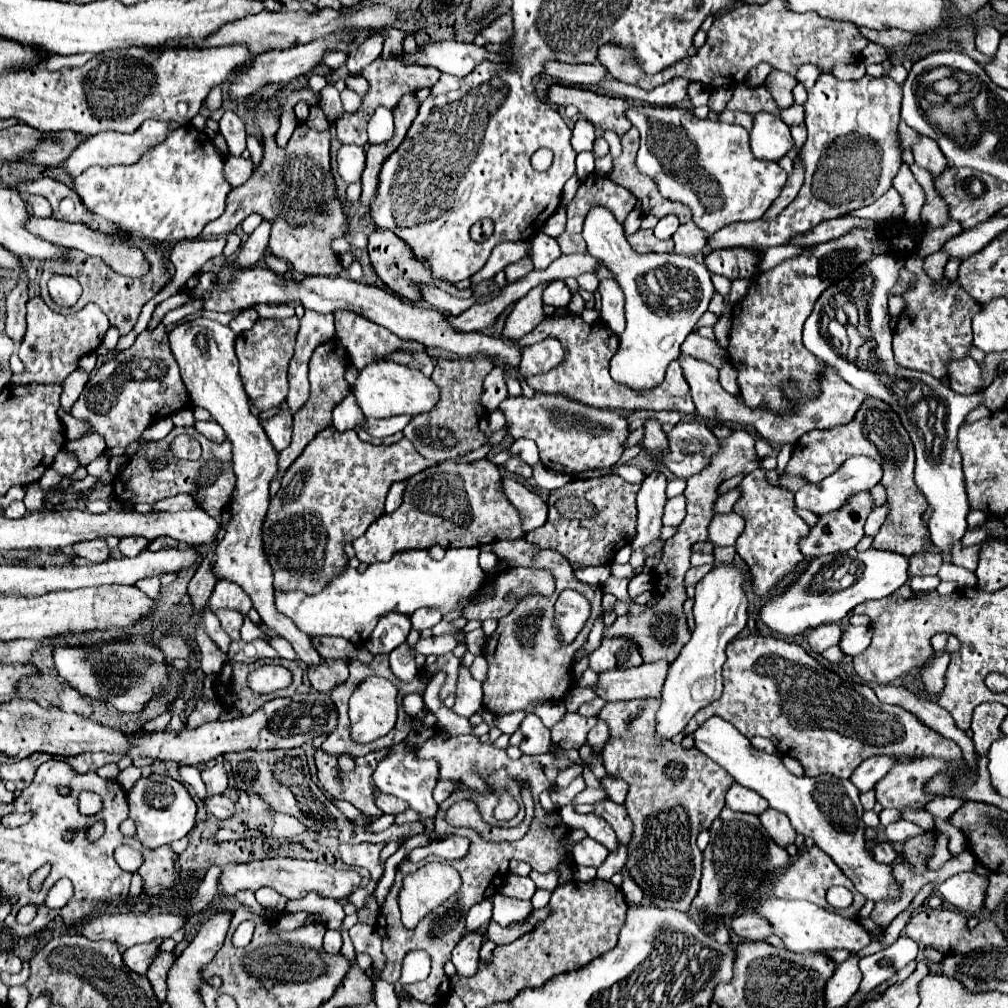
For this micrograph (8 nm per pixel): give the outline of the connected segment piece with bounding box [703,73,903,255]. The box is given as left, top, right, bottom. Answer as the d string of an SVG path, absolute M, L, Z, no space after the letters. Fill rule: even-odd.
M833 73L821 75L821 77L815 81L815 85L809 89L809 97L807 97L807 101L805 101L805 125L807 125L809 135L807 135L805 145L803 145L803 147L799 149L799 153L797 153L797 159L799 159L799 161L803 163L803 167L805 167L805 183L803 183L799 195L797 195L795 201L793 201L777 219L773 219L773 221L763 221L763 219L759 219L759 221L751 221L751 223L735 223L735 225L731 225L731 227L723 227L723 231L717 231L717 233L713 235L713 239L707 243L707 251L703 251L703 255L707 255L707 253L713 251L713 249L721 249L721 247L757 247L759 251L765 251L765 249L775 247L775 245L785 245L785 243L789 243L793 237L797 237L797 235L801 235L801 233L807 233L807 231L813 231L813 229L815 229L819 223L823 223L823 221L829 221L829 219L835 219L835 217L843 217L843 215L847 215L847 213L851 213L851 211L855 211L855 209L867 207L867 205L871 205L873 201L877 201L885 191L891 189L891 183L893 183L895 175L899 173L899 169L901 169L901 165L903 165L903 159L901 159L903 151L901 151L901 141L899 141L899 119L901 119L899 109L901 109L901 85L895 83L889 75L883 75L883 77L869 77L869 75L863 75L861 79L851 79L851 81L841 81L841 79L837 79Z

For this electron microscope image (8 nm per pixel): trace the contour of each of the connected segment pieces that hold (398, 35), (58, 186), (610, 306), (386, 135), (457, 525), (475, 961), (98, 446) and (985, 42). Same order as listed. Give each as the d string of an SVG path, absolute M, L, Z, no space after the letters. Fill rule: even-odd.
M383 29L383 31L369 31L371 35L379 33L383 35L385 43L383 43L383 51L381 51L381 57L383 59L391 59L391 57L397 57L403 53L403 41L405 37L409 37L409 31L401 31L401 29Z
M41 177L37 181L19 181L15 185L17 193L23 195L43 195L51 207L53 207L53 217L59 221L67 223L85 223L87 227L97 227L97 221L89 213L89 209L83 205L81 197L75 193L75 189L67 187L65 183L51 179L51 177Z
M613 279L599 281L599 295L601 295L601 319L611 327L613 333L623 331L623 291Z
M379 107L373 117L369 119L369 143L371 145L379 145L379 143L387 143L393 137L395 125L393 125L393 113L385 107Z
M479 459L473 463L439 463L407 479L403 493L403 503L391 515L385 513L371 523L367 533L353 543L357 559L363 563L387 561L395 553L409 549L429 549L440 544L444 549L453 547L477 547L501 539L523 537L521 521L517 511L505 499L501 491L499 467L489 459ZM457 473L457 475L447 475ZM427 497L443 497L447 501L437 501L435 525L431 537L427 539Z
M479 931L463 937L453 949L453 965L461 977L473 977L479 967L479 947L483 943L483 935Z
M91 435L91 437L77 439L75 443L67 443L65 447L79 457L79 465L87 465L93 459L97 459L107 445L105 445L105 439L101 439L99 435Z
M981 27L977 31L977 37L975 37L975 47L985 57L995 57L999 41L1001 41L1001 33L997 29L993 29L993 27Z

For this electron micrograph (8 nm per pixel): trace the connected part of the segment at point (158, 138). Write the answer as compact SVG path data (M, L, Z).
M147 121L143 123L143 127L139 127L135 133L117 133L117 131L105 131L105 133L97 133L87 137L67 159L65 169L69 171L71 177L81 175L85 169L99 165L99 167L109 167L109 165L131 165L137 163L141 159L141 155L145 155L149 149L153 149L155 145L163 143L167 139L167 135L171 133L171 123L159 123L159 121Z

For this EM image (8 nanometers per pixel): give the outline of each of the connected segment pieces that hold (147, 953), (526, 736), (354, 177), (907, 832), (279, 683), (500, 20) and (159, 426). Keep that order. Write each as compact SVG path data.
M159 943L135 945L135 947L131 947L131 949L127 949L127 951L123 953L123 961L125 961L125 965L127 965L133 973L145 975L145 973L147 973L147 967L149 967L155 951L157 951L157 947L159 947Z
M527 715L521 725L523 741L519 745L521 753L525 755L539 755L539 753L549 753L551 751L551 731L541 723L537 715Z
M341 145L341 149L337 151L337 171L341 175L341 179L351 185L351 183L359 183L361 175L365 169L365 151L363 147L355 147L355 145Z
M899 819L899 821L895 821L895 823L885 827L885 835L887 835L889 843L893 843L893 845L901 845L905 839L909 839L913 835L919 835L921 831L923 829L919 825L911 823L907 819Z
M261 665L249 675L249 689L255 693L273 693L279 689L289 687L293 675L289 669L281 665Z
M511 15L497 17L491 25L481 29L481 35L489 43L503 43L503 41L507 41L507 37L511 37Z
M170 416L159 418L147 429L145 429L139 439L143 439L146 441L159 441L166 437L173 428L174 424Z

